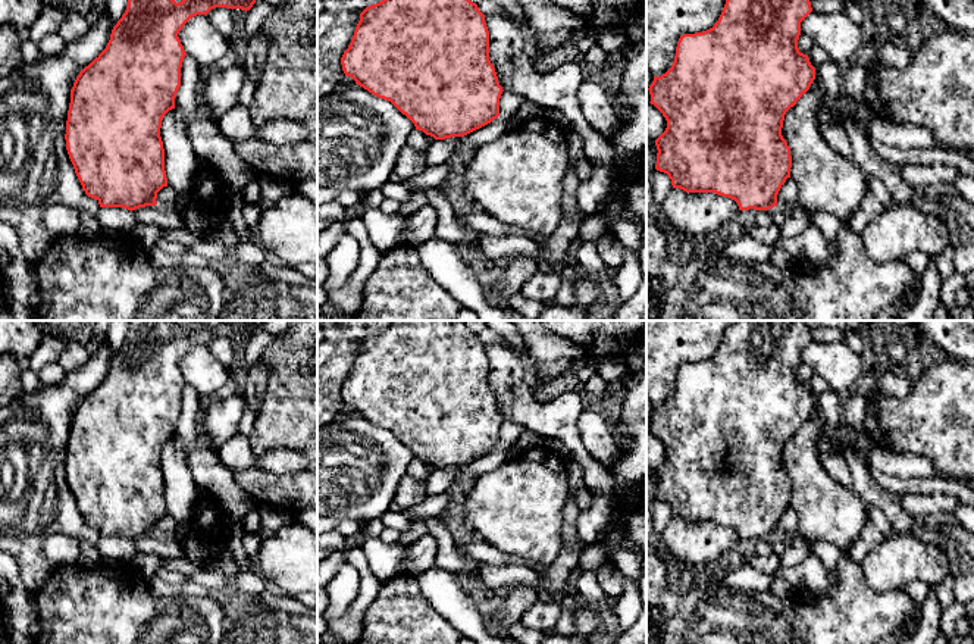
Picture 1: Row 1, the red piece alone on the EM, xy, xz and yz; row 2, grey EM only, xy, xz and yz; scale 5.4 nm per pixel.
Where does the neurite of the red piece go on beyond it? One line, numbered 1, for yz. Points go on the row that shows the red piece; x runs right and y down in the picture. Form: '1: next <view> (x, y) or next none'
1: next none

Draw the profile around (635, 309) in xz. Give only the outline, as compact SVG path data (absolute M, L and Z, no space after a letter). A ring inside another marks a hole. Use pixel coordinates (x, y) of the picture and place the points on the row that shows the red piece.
M646 221L642 223L642 243L638 257L641 265L639 288L627 301L614 307L607 321L646 321Z

